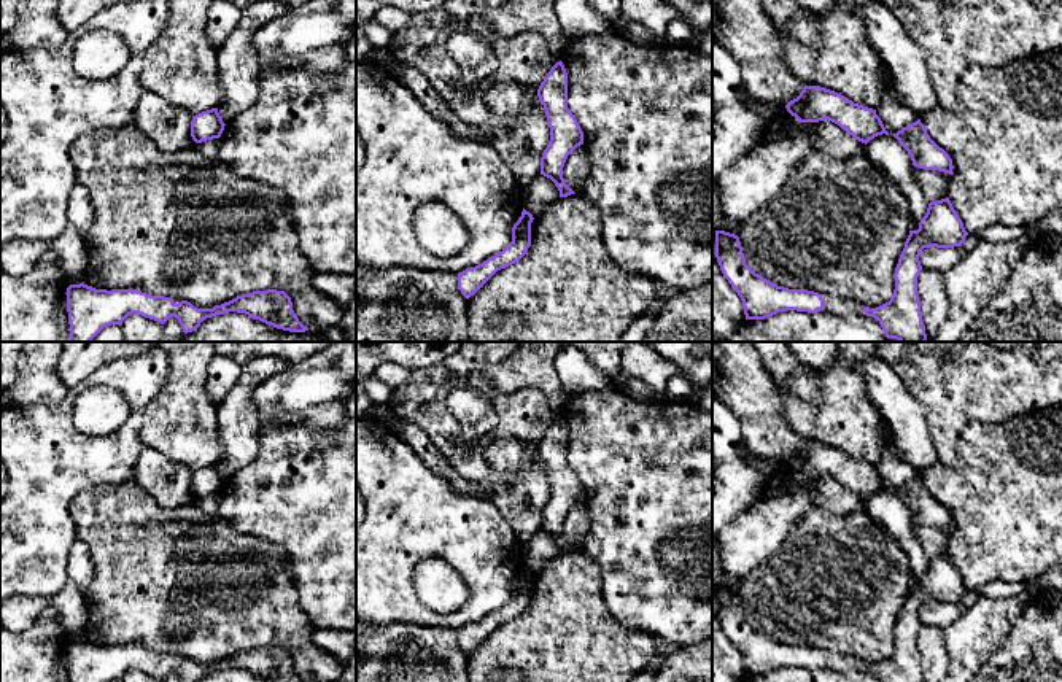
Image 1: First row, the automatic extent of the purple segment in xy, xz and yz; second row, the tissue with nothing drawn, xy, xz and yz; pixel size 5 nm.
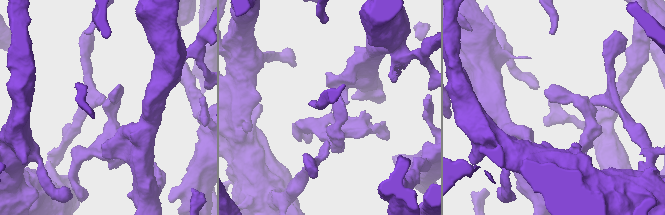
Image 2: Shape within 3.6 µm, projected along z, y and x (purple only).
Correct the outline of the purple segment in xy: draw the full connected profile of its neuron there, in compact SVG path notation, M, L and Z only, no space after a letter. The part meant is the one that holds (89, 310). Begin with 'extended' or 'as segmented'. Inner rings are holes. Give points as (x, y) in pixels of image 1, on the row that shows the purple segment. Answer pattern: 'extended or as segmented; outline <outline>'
as segmented; outline M84 283L70 285L65 294L70 342L91 342L103 327L122 324L132 313L161 324L175 316L184 334L197 329L203 320L229 312L245 313L289 332L308 331L296 316L291 297L277 289L253 291L213 308L197 308L188 300L175 304L172 297L137 289L95 289Z

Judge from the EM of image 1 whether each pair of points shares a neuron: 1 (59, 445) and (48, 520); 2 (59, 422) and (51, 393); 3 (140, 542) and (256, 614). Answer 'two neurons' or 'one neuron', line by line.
1: one neuron
2: two neurons
3: one neuron

